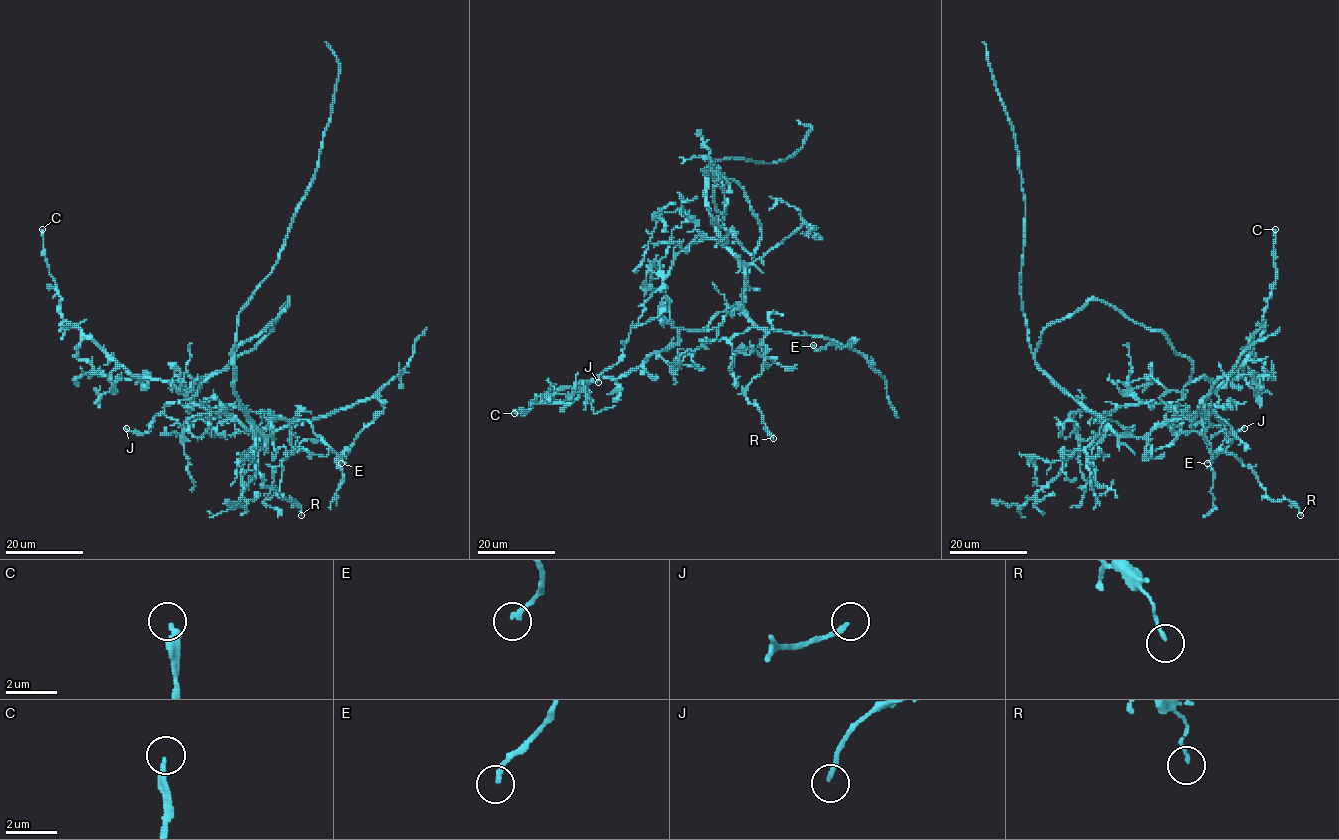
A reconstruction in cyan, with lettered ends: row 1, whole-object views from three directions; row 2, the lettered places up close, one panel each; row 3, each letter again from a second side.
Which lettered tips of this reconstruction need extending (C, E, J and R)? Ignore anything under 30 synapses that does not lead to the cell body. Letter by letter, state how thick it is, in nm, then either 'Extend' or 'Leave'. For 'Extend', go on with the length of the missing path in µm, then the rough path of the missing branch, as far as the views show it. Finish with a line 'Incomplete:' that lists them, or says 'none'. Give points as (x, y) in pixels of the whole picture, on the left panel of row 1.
C: Thickness 240 nm. Leave
E: Thickness 180 nm. Leave
J: Thickness 160 nm. Leave
R: Thickness 110 nm. Leave
Incomplete: none

